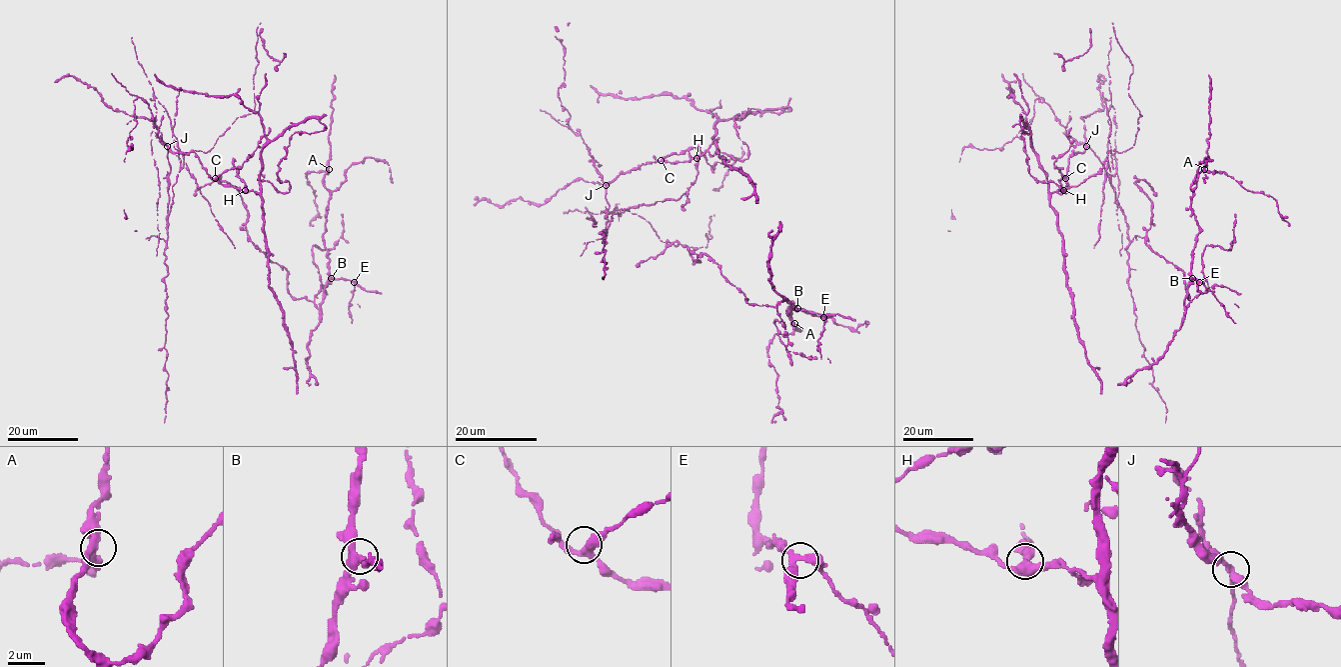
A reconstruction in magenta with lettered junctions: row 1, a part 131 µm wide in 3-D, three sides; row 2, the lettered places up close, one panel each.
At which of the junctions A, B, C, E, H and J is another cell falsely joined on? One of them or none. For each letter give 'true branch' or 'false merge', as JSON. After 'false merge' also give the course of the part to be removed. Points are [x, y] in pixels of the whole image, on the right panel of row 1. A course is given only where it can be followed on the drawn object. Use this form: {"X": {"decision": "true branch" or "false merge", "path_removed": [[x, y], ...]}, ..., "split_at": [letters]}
{"A": {"decision": "true branch"}, "B": {"decision": "true branch"}, "C": {"decision": "true branch"}, "E": {"decision": "true branch"}, "H": {"decision": "true branch"}, "J": {"decision": "false merge", "path_removed": [[1086, 146], [1124, 215], [1107, 156], [1132, 147], [1139, 111], [1128, 94], [1132, 64], [1111, 22]]}, "split_at": ["J"]}

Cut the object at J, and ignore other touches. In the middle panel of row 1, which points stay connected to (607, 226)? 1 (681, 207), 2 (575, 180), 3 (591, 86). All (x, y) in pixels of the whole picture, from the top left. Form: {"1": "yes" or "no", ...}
{"1": "no", "2": "no", "3": "no"}

